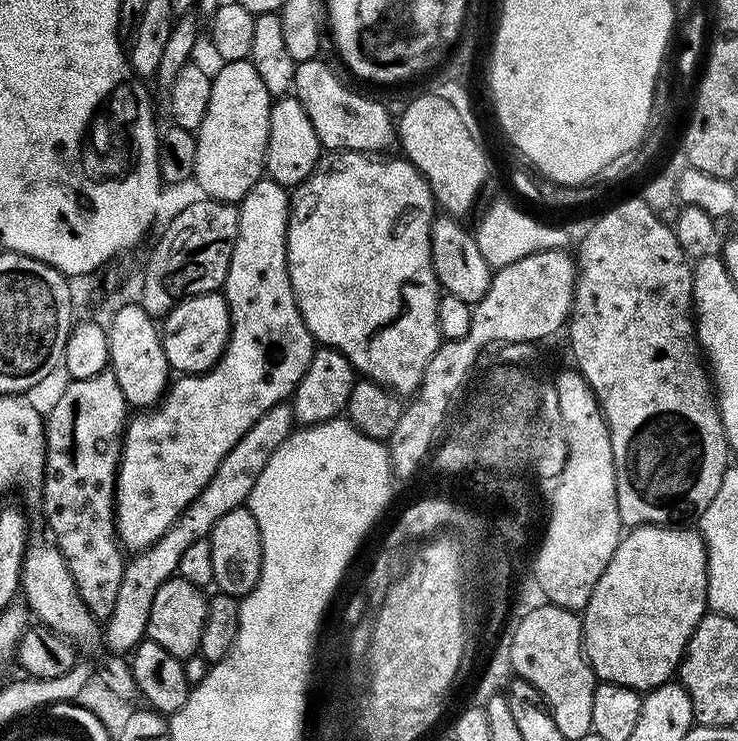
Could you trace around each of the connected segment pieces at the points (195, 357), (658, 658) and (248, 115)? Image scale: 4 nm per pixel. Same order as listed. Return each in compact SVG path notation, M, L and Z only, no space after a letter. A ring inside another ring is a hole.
M207 292L180 301L162 320L162 339L169 369L176 374L209 372L224 355L224 347L228 345L228 335L231 333L228 303L220 292Z
M641 524L633 528L621 539L620 544L614 550L602 578L594 586L594 594L590 594L590 602L583 608L582 618L582 649L585 660L592 667L593 673L601 681L609 684L621 684L627 688L637 690L651 690L659 684L667 684L677 675L680 662L684 658L684 649L687 648L698 622L709 611L708 606L708 550L703 535L695 527L680 528L684 526L661 526L658 524Z
M239 60L238 62L224 62L219 65L221 68L214 72L212 76L212 89L210 90L210 106L206 106L206 118L202 118L200 127L196 132L196 145L198 154L196 155L196 171L194 173L195 183L200 183L200 188L205 197L222 200L225 202L239 202L244 195L258 182L266 172L266 157L268 155L268 135L270 134L270 110L272 109L274 99L266 90L266 85L258 76L258 72L252 65L252 61Z

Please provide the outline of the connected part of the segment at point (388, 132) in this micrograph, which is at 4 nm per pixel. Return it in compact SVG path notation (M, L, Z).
M323 59L301 60L296 65L296 73L293 78L294 96L306 110L314 130L318 134L321 145L328 150L342 152L366 152L376 154L379 148L384 148L394 140L394 116L391 116L382 105L352 88L347 88L326 65Z

